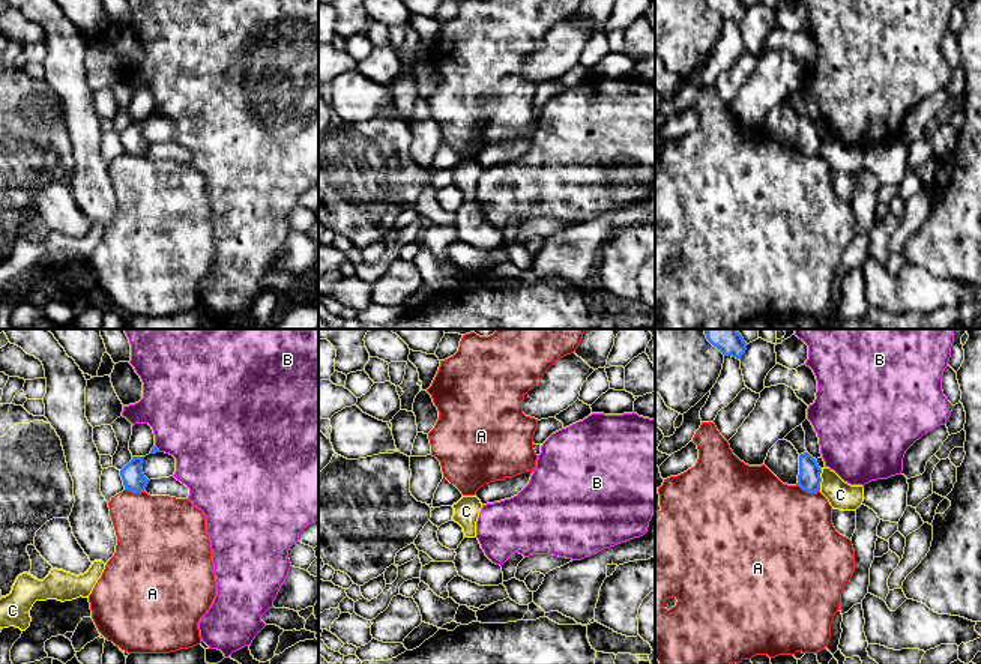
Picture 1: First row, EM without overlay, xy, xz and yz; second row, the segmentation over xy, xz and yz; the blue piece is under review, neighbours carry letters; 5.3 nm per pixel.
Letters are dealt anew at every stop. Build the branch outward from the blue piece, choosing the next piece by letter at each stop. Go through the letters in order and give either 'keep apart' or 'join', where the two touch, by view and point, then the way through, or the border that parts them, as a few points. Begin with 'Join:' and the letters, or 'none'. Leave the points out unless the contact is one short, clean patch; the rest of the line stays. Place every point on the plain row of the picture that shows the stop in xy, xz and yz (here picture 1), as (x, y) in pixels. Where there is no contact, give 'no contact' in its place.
Join: none
A: keep apart | yz (808, 155) | along yz (796, 147), (808, 155), (819, 155)
B: keep apart | xy (156, 113)
C: keep apart | yz (821, 143) | along yz (822, 132), (819, 153)

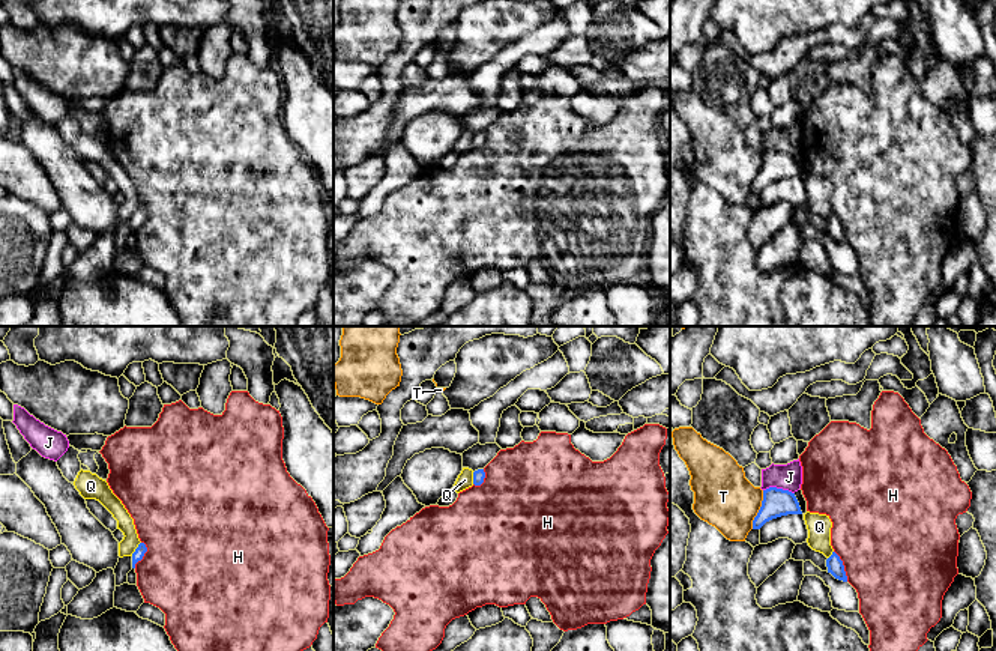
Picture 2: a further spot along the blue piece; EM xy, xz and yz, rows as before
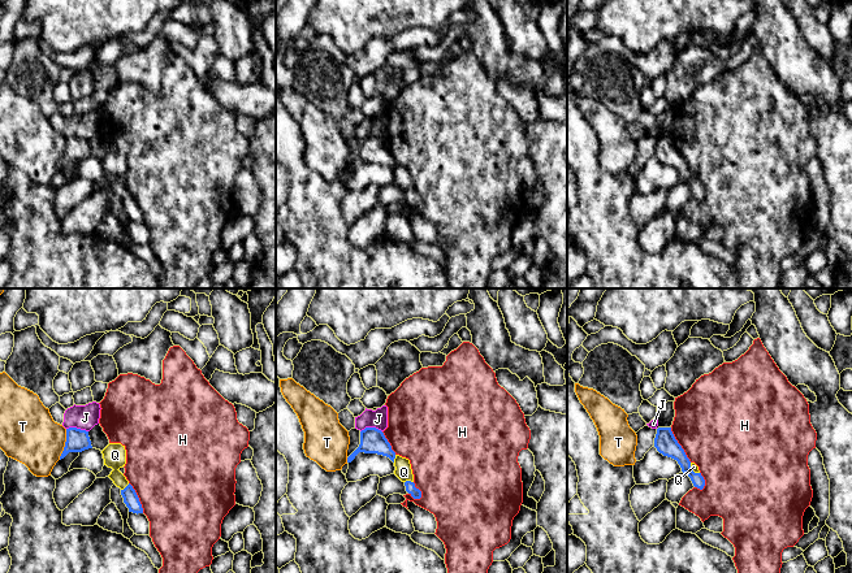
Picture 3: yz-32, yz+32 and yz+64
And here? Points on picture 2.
Join: Q
H: keep apart | yz (843, 229)
J: keep apart | yz (778, 152) | along yz (763, 152), (781, 151), (793, 157)
Q: join | xy (135, 212) | across xy (141, 212), (135, 212), (125, 185)
T: keep apart | yz (759, 173)

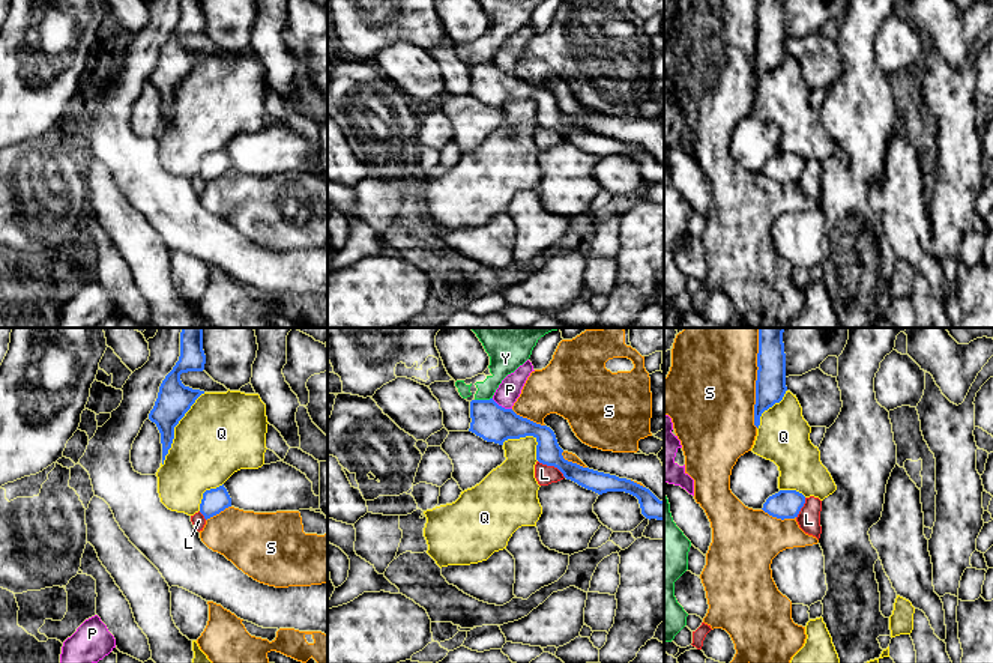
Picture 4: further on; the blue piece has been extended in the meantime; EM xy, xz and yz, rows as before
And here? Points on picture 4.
Join: L
L: join | xz (552, 128)
P: keep apart | xz (501, 69)
Q: keep apart | xy (173, 92)
S: keep apart | yz (756, 45)
Y: keep apart | xz (482, 63)

